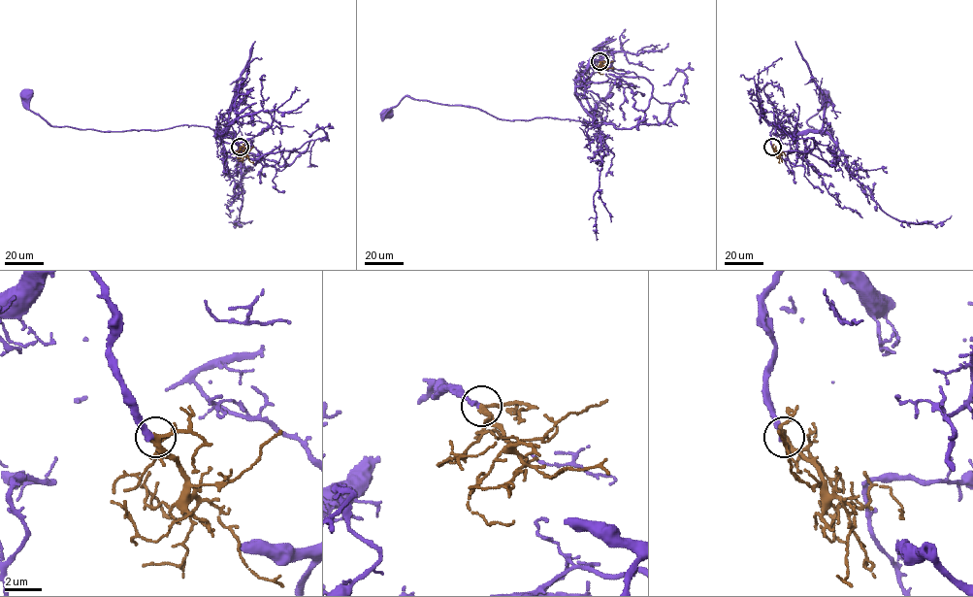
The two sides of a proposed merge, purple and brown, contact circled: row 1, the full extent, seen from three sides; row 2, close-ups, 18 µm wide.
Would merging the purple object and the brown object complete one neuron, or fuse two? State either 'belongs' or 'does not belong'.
belongs

